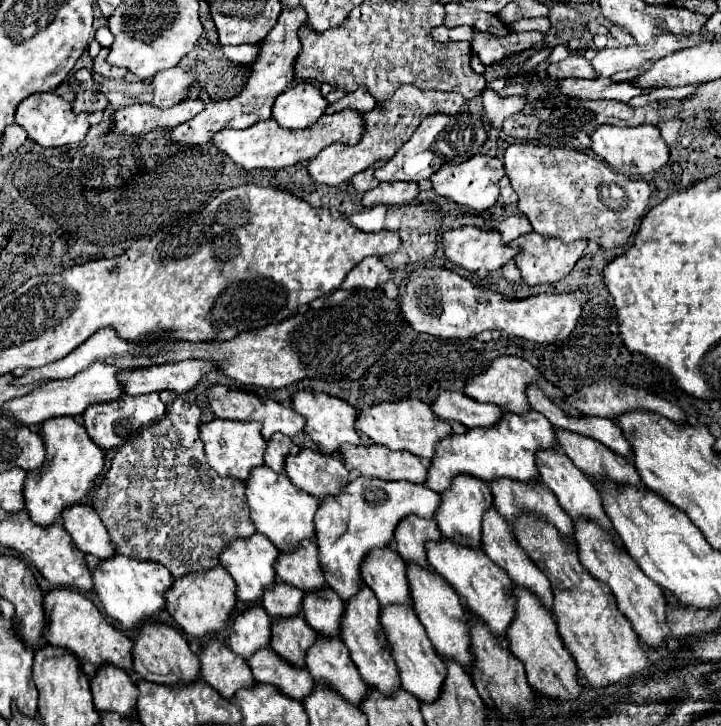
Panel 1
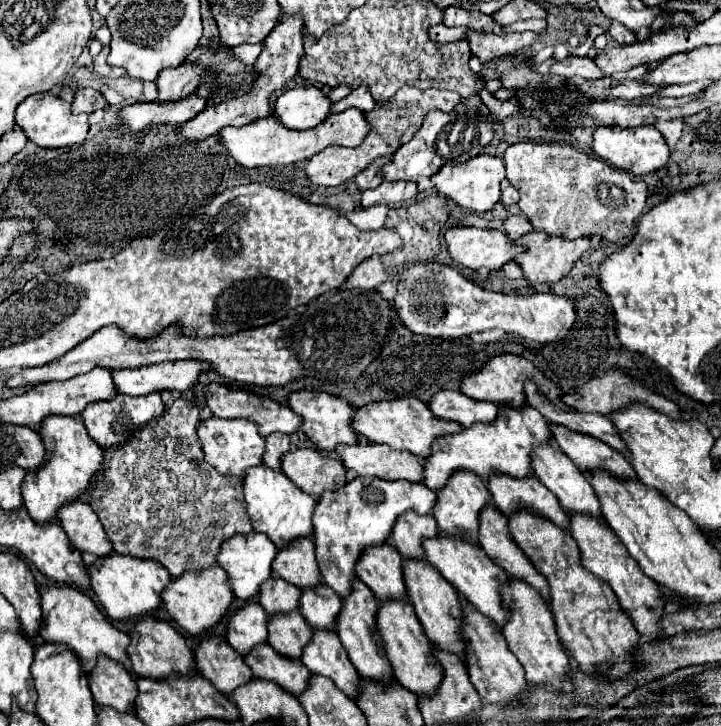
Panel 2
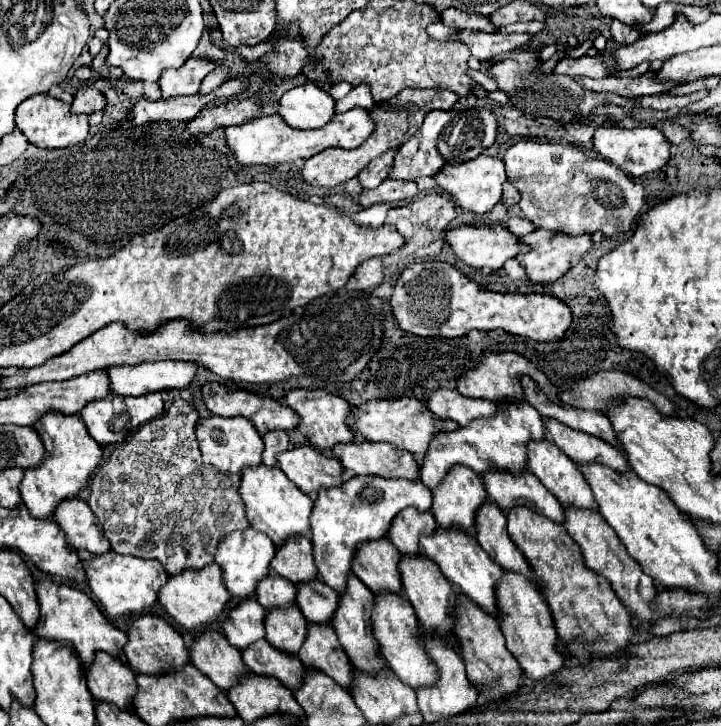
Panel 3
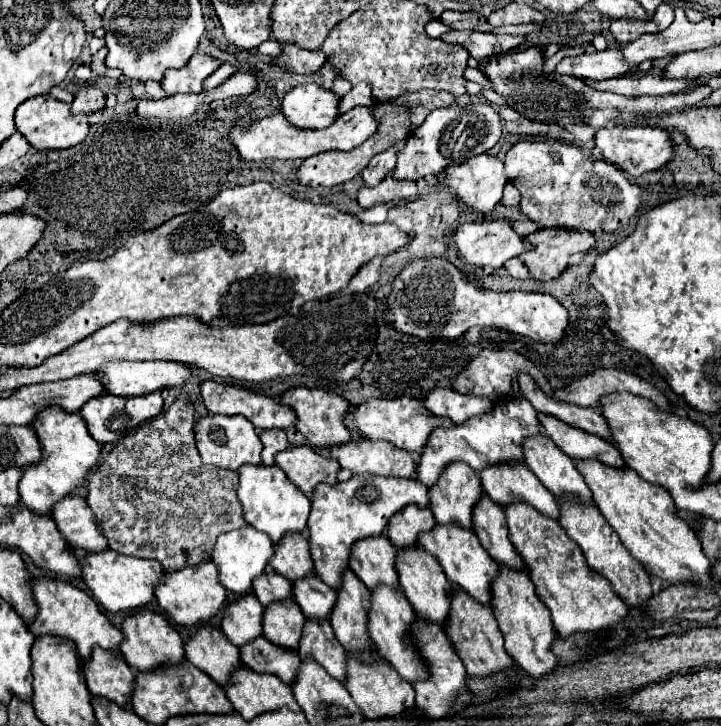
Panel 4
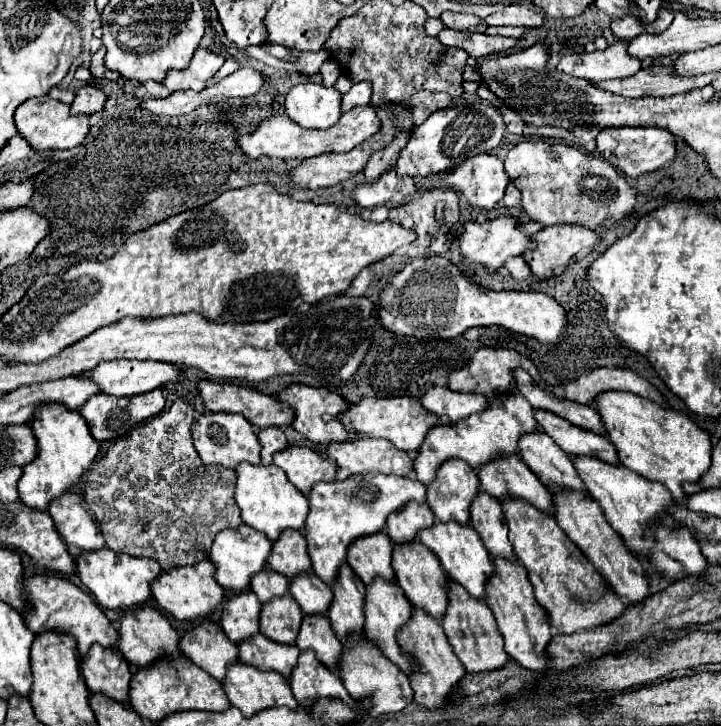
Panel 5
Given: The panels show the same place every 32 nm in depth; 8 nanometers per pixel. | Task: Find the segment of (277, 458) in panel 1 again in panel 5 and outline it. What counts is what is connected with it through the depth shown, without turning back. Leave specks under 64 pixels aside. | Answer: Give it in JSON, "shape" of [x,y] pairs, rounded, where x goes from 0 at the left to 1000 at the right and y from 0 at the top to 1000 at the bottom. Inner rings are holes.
{"shape":[[[366,590],[358,595],[358,606],[363,612],[363,639],[377,639],[377,628],[394,617],[399,617],[397,598],[388,590]]]}

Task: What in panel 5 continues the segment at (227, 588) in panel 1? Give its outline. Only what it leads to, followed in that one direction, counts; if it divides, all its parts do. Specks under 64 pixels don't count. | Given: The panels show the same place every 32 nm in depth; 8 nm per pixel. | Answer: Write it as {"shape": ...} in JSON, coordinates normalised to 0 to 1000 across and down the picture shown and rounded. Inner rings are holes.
{"shape":[[[280,771],[269,780],[255,780],[255,782],[241,782],[227,788],[219,799],[211,804],[211,821],[219,829],[222,837],[227,837],[241,854],[247,857],[272,857],[275,851],[286,851],[294,846],[311,826],[311,810],[300,804],[297,782],[291,771]]]}

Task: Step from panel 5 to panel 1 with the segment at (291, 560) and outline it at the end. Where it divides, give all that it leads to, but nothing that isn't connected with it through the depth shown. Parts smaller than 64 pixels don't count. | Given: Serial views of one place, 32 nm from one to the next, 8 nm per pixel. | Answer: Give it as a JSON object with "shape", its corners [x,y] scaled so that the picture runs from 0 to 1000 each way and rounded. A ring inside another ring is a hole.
{"shape":[[[422,744],[411,760],[388,763],[383,771],[383,791],[388,799],[424,818],[455,807],[441,774],[441,752],[430,744]]]}

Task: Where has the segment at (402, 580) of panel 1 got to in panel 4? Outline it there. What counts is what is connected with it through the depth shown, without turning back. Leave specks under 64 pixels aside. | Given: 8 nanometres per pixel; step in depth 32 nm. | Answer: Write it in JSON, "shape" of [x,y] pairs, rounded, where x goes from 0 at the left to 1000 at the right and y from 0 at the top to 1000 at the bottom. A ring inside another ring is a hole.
{"shape":[[[535,738],[499,744],[488,755],[485,785],[513,813],[519,813],[524,804],[552,810],[555,802],[549,788],[549,763],[549,755],[544,755],[544,747]]]}

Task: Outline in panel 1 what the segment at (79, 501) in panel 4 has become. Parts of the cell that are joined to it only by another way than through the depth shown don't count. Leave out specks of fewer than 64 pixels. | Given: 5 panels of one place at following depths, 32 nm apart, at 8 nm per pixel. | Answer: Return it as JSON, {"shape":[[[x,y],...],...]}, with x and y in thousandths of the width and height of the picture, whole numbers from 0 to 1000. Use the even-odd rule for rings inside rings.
{"shape":[[[119,694],[92,700],[86,716],[105,755],[114,758],[117,763],[136,766],[139,771],[150,771],[161,763],[161,752],[155,749],[150,730],[144,727],[141,716],[133,711],[130,700]]]}

